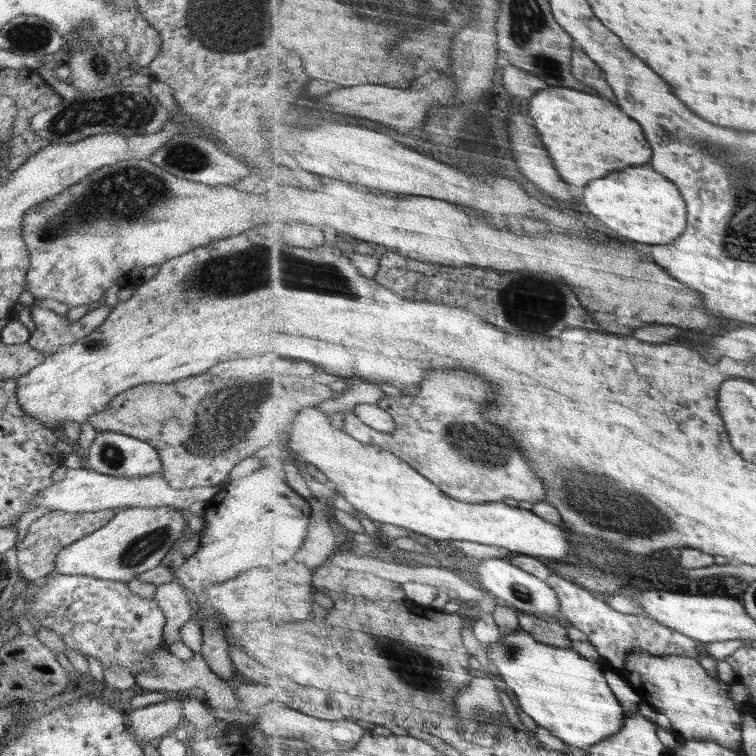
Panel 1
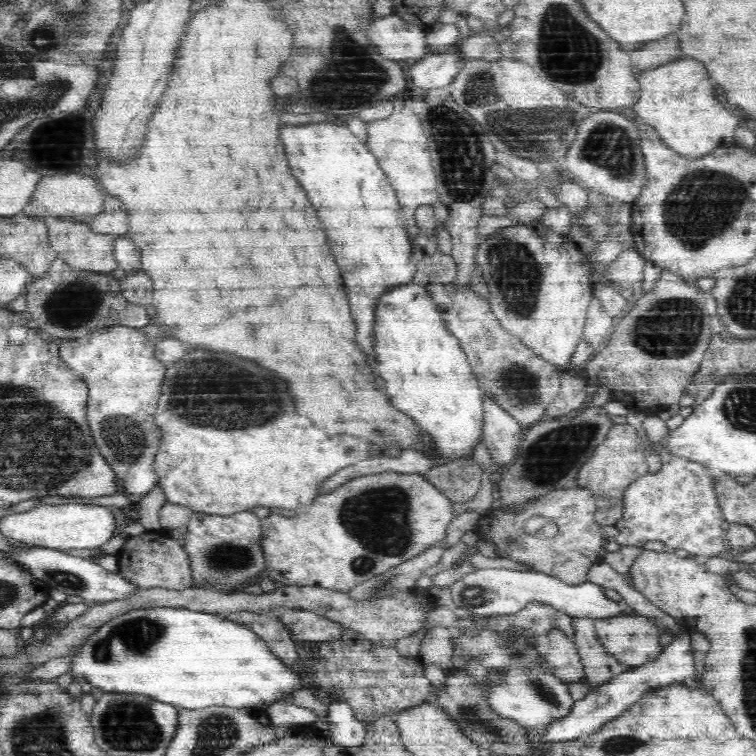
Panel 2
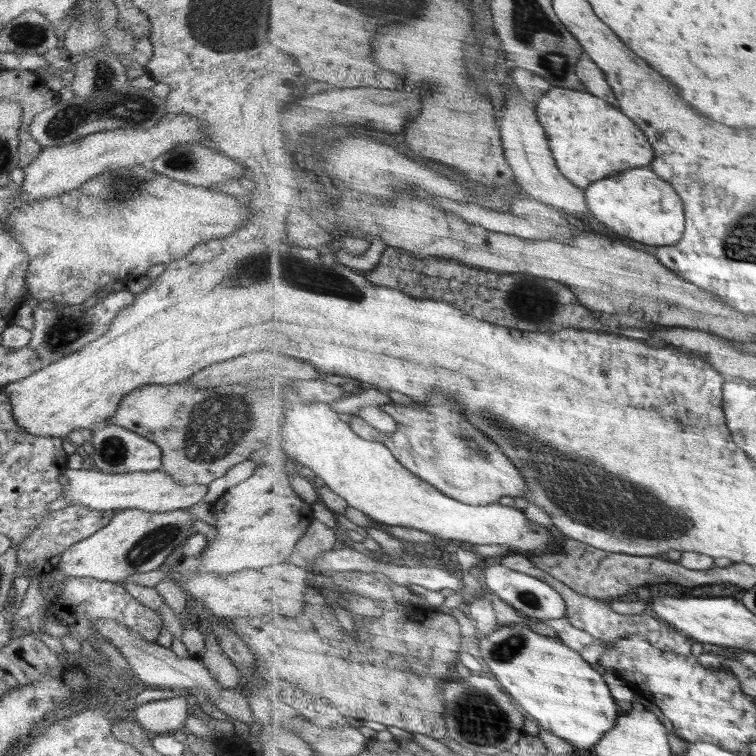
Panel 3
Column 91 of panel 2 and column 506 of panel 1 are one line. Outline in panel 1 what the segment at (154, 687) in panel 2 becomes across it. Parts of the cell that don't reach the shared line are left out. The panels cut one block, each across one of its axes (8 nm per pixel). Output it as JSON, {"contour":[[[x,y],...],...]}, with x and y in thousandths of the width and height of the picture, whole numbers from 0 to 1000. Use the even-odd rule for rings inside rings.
{"contour":[[[687,833],[681,839],[667,841],[646,858],[644,864],[665,899],[680,913],[693,940],[713,960],[730,966],[733,972],[747,983],[778,992],[807,974],[817,971],[828,960],[828,952],[833,946],[828,943],[823,927],[815,919],[815,907],[810,910],[807,902],[802,899],[799,886],[804,889],[806,884],[794,876],[783,876],[762,858],[726,854],[710,849],[698,836]]]}

